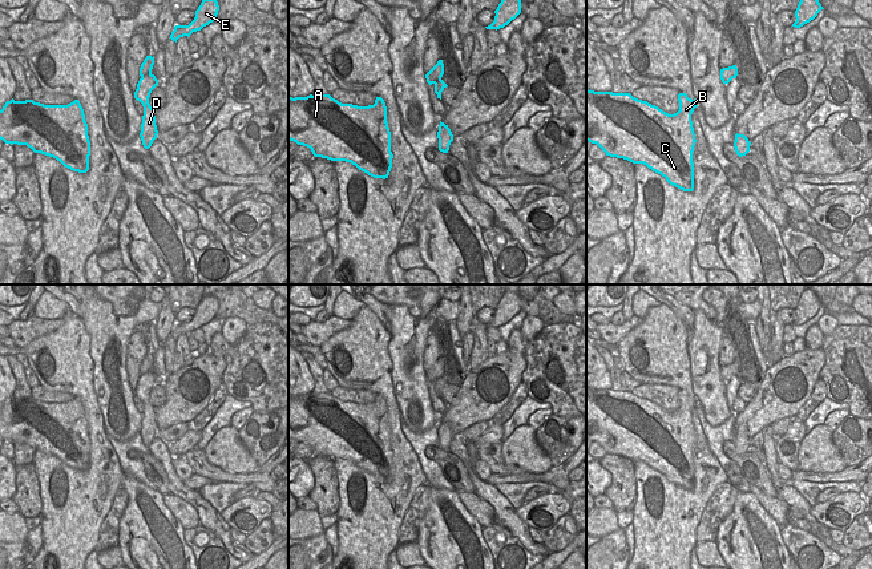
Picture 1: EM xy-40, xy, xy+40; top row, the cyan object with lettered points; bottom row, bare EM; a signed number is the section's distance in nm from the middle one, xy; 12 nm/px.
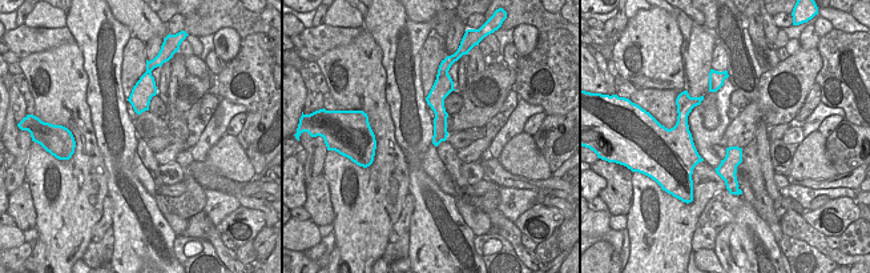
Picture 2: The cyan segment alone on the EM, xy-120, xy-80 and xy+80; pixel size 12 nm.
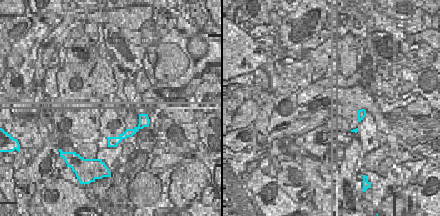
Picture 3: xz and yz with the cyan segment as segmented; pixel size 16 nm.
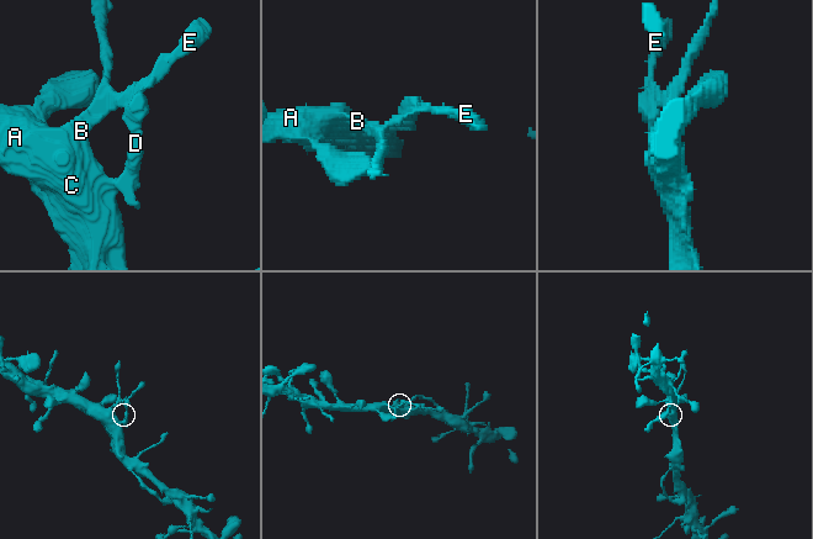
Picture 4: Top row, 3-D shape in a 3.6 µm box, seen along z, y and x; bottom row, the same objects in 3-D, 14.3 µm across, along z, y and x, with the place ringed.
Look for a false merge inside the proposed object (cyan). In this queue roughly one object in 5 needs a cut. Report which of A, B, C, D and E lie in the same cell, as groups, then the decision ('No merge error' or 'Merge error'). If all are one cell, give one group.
Groups: A B C D E. No merge error.

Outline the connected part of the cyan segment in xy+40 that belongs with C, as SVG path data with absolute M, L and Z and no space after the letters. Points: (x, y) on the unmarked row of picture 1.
M586 387L586 439L597 441L606 453L643 461L666 479L683 488L694 488L695 431L691 412L698 404L695 396L678 392L679 408L669 412L630 391L594 390Z

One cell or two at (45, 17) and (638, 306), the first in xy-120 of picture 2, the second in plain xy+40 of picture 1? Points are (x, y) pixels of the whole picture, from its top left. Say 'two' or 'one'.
one

